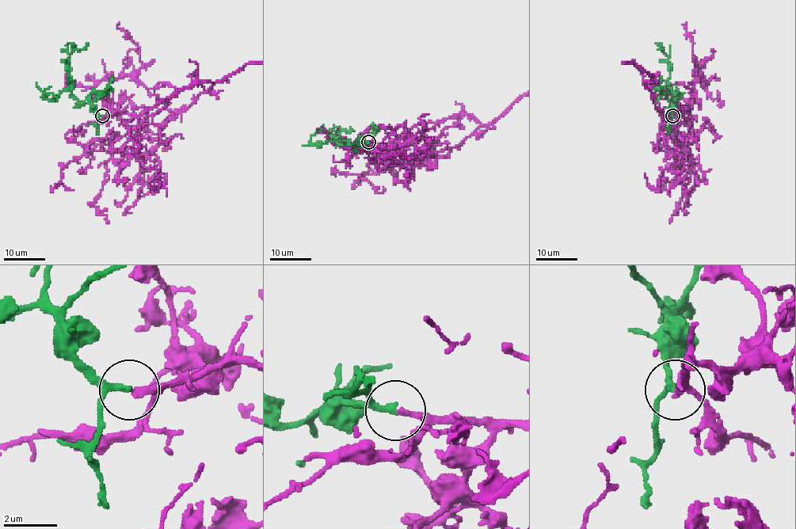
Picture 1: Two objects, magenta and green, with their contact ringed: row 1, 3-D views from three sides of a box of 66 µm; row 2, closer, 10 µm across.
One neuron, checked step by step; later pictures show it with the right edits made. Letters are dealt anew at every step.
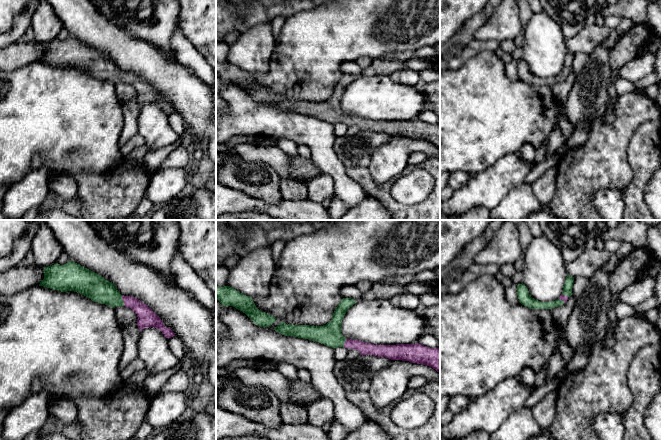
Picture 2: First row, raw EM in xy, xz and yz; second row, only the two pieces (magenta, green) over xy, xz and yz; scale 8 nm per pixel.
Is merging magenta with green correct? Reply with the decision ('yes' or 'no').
yes

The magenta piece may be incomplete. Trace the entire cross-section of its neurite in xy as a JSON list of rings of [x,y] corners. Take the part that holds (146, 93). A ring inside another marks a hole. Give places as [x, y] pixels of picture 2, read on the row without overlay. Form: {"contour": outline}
{"contour": [[[70,36],[64,41],[55,39],[44,43],[44,55],[39,62],[61,68],[74,67],[94,78],[113,84],[117,82],[131,84],[137,90],[137,101],[140,107],[147,103],[154,103],[168,115],[175,112],[175,109],[164,101],[160,93],[148,81],[136,73],[122,72],[112,58]]]}

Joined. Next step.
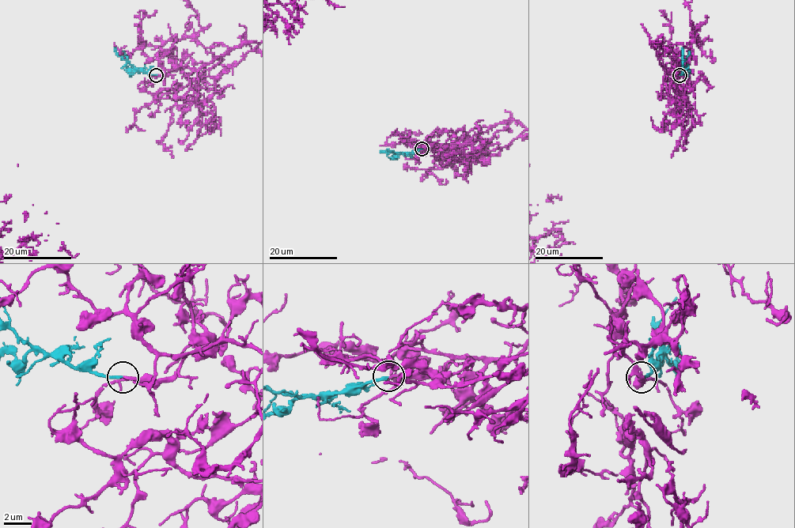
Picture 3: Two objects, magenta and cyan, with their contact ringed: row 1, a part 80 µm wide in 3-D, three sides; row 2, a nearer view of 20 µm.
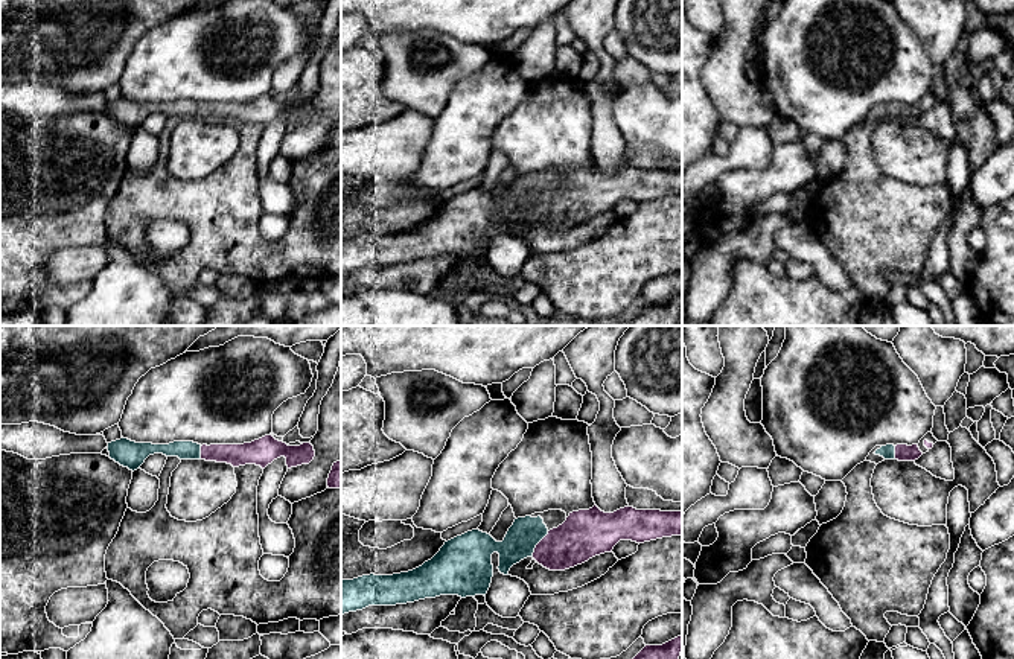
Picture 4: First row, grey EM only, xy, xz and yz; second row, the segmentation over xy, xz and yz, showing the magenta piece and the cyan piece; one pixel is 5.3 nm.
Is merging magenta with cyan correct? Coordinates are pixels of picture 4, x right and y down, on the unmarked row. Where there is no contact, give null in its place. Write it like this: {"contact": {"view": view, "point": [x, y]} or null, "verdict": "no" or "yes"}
{"contact": {"view": "xz", "point": [538, 203]}, "verdict": "yes"}

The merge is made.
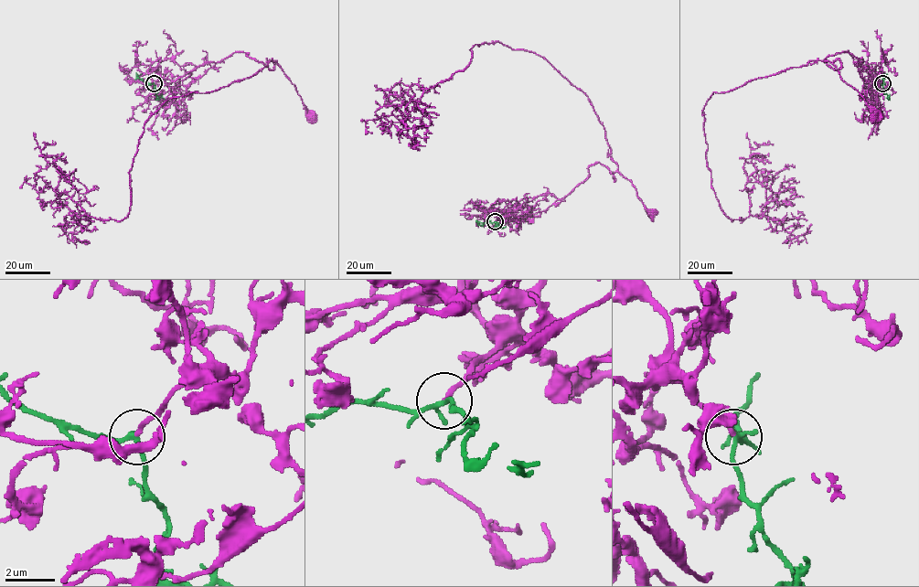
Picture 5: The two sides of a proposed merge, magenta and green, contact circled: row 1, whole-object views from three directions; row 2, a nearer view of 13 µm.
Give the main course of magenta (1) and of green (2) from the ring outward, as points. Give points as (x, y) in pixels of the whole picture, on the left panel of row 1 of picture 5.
1: (154, 83), (245, 52), (269, 69), (272, 59), (277, 63), (311, 117)
2: (154, 83), (137, 77), (142, 74)

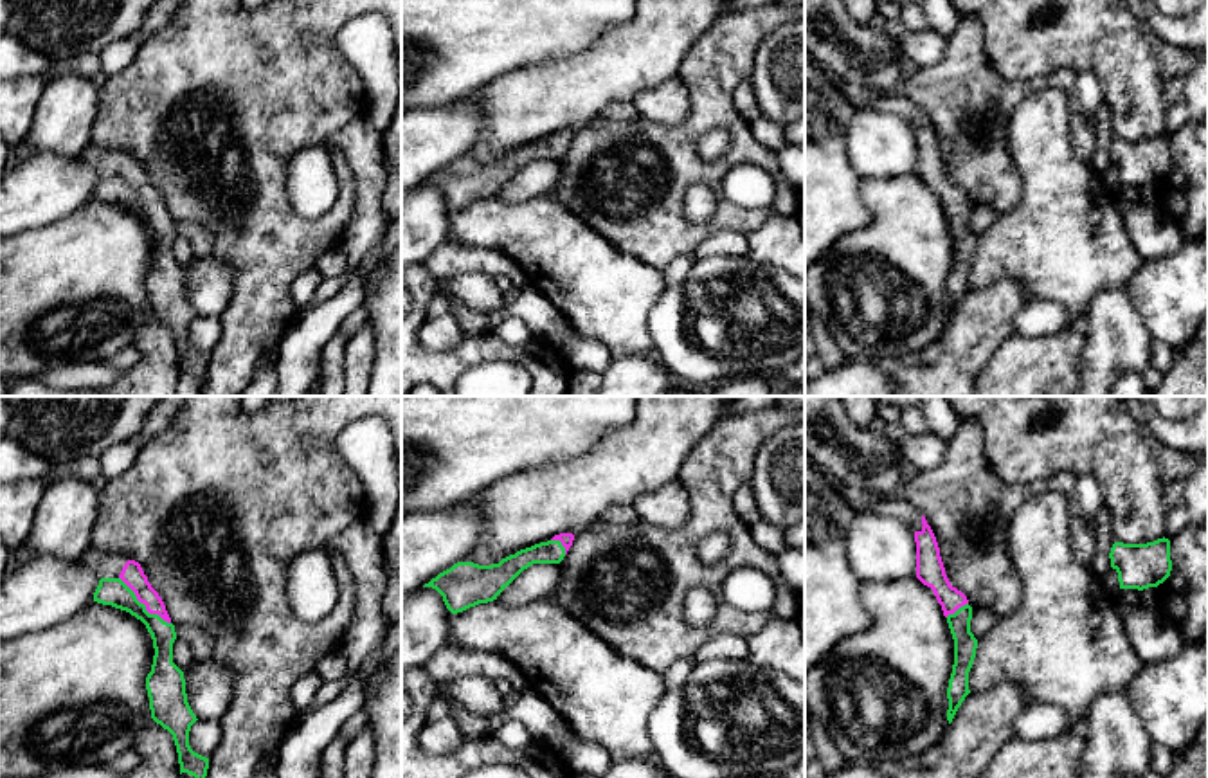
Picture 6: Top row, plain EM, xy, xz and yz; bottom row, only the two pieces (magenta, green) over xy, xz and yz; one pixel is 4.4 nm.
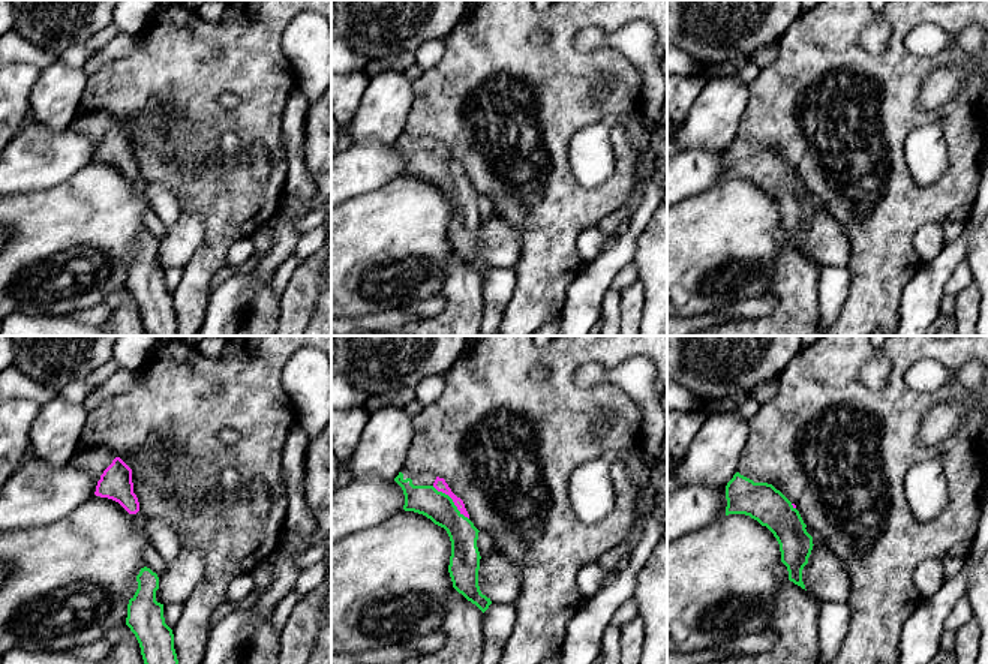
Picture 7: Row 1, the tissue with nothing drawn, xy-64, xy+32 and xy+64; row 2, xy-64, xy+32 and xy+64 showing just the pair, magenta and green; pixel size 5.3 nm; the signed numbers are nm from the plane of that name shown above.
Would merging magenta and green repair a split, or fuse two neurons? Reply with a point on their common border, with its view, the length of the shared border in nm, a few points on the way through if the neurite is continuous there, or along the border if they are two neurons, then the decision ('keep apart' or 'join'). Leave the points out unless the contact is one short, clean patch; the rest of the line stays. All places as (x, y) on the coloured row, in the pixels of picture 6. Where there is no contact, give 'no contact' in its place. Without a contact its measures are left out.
meets magenta in xy at (144, 604); contact 320 nm long; runs through xy (132, 575), (132, 591), (144, 604), (132, 593), (110, 591); join

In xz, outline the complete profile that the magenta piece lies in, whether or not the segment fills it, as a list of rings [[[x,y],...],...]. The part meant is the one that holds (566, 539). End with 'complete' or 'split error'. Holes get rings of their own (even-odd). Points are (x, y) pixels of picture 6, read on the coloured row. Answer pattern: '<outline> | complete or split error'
[[[560,533],[547,542],[520,549],[491,565],[457,562],[423,587],[436,589],[443,596],[446,609],[457,614],[479,603],[497,600],[533,564],[560,564],[572,546],[572,540],[572,533]]] | split error

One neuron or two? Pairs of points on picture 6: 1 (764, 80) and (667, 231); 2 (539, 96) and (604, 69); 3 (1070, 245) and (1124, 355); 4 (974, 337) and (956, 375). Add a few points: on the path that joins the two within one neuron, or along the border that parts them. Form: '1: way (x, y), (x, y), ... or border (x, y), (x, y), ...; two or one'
1: border (764, 40), (748, 80); two
2: way (555, 94), (575, 90), (587, 81); one
3: border (1127, 283), (1100, 290), (1084, 312); two
4: way (967, 346), (958, 366); one

